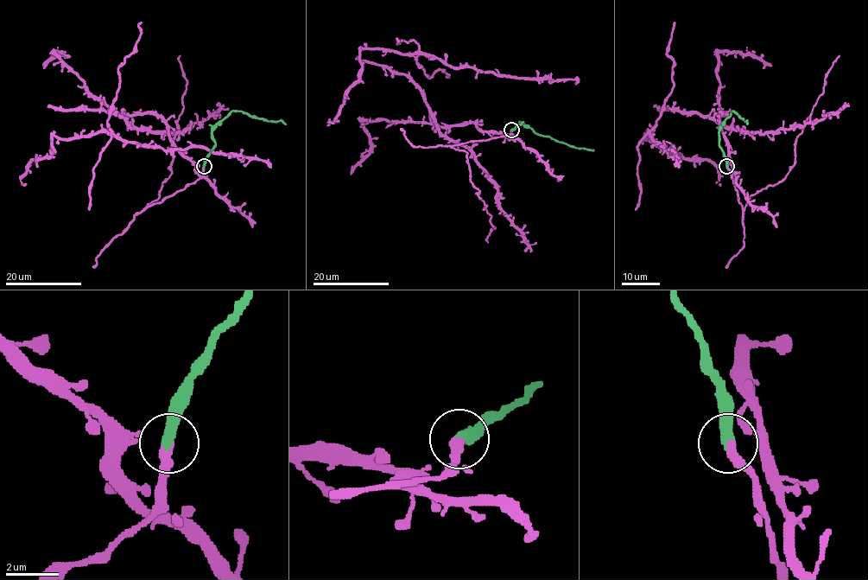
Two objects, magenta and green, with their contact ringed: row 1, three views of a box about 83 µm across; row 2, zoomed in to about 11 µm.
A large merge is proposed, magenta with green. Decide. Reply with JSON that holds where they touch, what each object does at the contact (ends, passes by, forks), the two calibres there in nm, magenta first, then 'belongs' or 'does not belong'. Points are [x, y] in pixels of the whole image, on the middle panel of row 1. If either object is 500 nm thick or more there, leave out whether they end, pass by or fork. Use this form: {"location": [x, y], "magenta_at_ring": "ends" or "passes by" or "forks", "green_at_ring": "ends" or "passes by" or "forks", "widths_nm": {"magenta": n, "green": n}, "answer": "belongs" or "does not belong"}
{"location": [511, 130], "magenta_at_ring": "ends", "green_at_ring": "ends", "widths_nm": {"magenta": 400, "green": 420}, "answer": "belongs"}

